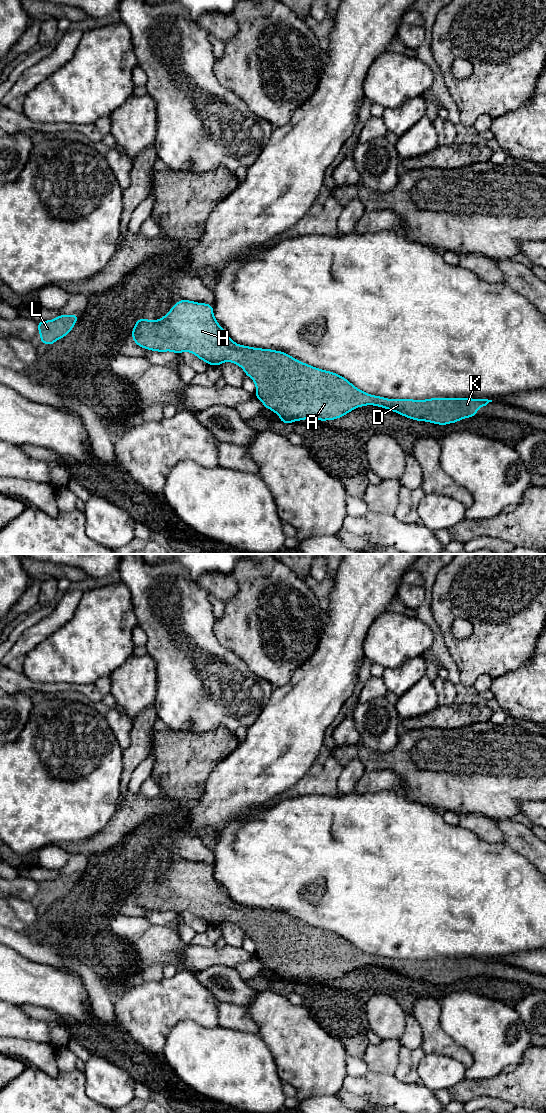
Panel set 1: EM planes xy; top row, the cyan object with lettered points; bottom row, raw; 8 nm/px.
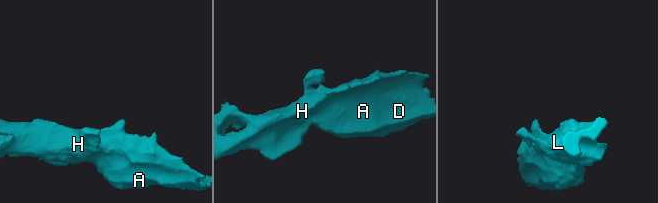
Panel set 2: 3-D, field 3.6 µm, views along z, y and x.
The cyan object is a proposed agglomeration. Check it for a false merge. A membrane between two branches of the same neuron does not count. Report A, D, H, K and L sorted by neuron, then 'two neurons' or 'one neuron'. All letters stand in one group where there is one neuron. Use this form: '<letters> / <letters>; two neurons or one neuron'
A D H K L; one neuron

